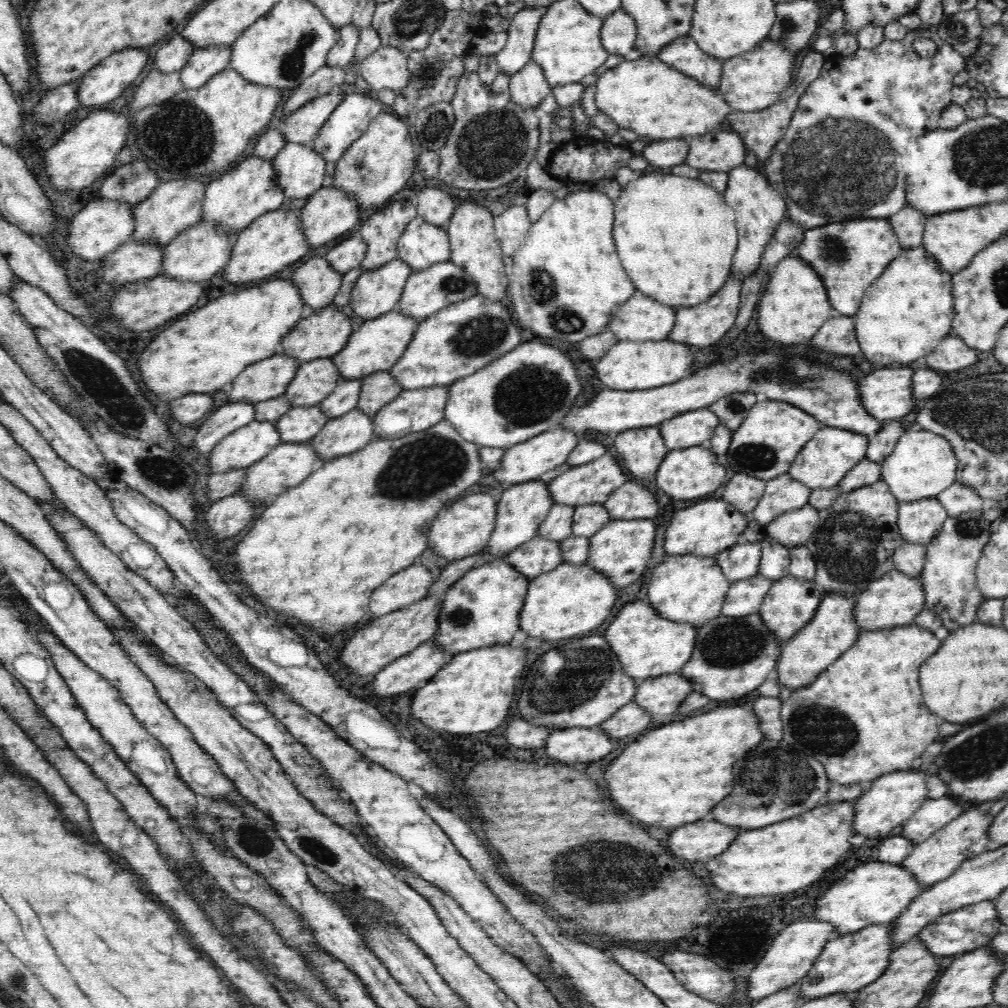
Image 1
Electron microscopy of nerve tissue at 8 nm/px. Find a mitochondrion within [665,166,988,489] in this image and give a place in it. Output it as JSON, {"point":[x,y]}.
{"point":[794,375]}

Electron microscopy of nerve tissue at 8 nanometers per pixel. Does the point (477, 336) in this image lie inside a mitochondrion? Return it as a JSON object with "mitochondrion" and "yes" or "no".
{"mitochondrion":"yes"}

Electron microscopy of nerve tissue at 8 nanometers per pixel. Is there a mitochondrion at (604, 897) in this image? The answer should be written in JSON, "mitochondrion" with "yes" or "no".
{"mitochondrion":"yes"}

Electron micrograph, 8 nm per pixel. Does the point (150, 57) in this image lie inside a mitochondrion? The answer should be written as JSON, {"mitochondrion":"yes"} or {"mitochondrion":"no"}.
{"mitochondrion":"no"}

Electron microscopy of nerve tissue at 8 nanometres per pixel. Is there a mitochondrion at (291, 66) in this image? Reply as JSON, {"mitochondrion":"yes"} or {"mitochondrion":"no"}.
{"mitochondrion":"yes"}

